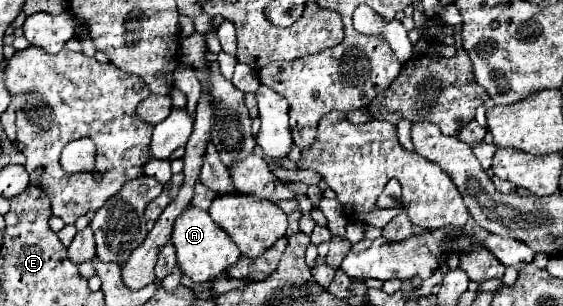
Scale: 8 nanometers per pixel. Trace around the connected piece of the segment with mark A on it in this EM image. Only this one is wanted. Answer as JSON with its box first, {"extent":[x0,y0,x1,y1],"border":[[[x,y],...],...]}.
{"extent":[172,206,240,282],"border":[[[194,206],[186,208],[186,212],[182,212],[182,216],[174,222],[172,244],[176,248],[178,264],[180,264],[182,272],[192,282],[216,280],[240,258],[240,252],[238,252],[238,246],[234,244],[234,240],[230,240],[230,236],[226,236],[226,232],[222,232],[222,228],[218,228],[218,224],[212,222],[212,218],[206,210],[200,210]]]}

